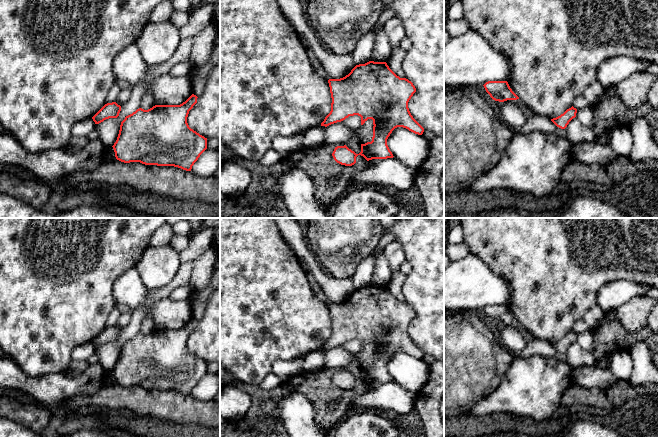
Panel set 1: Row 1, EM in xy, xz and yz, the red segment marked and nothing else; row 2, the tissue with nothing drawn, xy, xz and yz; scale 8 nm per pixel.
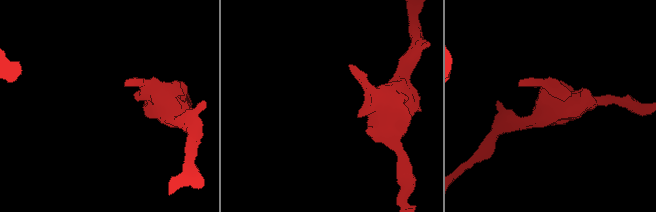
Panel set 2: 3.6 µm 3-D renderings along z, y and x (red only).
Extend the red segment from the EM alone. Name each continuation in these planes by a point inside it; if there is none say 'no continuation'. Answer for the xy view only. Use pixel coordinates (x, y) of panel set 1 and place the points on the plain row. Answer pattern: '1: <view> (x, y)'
no continuation

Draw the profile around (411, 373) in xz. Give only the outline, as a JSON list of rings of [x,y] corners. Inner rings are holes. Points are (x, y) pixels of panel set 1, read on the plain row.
[[[403,351],[392,355],[387,369],[396,383],[415,393],[424,387],[430,374],[429,364]]]

